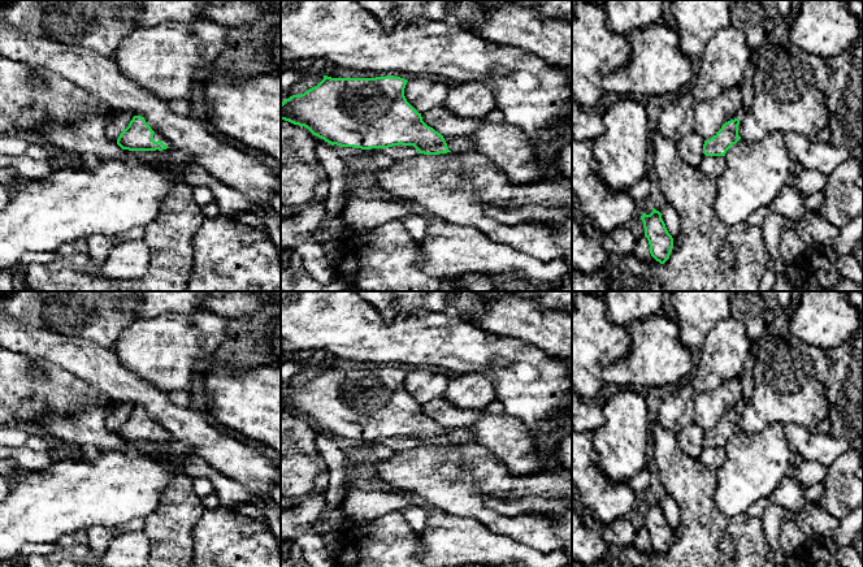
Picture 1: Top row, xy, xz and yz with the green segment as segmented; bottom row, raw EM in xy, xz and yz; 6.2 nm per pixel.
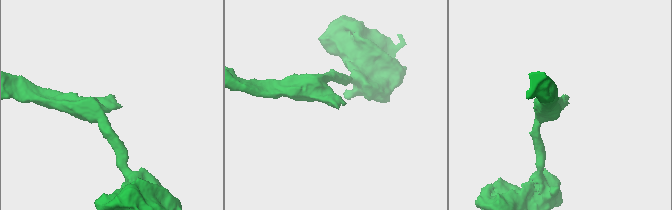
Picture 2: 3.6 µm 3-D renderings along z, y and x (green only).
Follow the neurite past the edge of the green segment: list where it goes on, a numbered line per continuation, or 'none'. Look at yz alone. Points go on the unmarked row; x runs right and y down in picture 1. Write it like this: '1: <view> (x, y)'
none

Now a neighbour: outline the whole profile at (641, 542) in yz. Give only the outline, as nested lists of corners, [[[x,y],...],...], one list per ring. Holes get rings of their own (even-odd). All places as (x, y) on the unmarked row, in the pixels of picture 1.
[[[645,527],[638,528],[634,536],[634,541],[632,544],[639,553],[650,553],[650,536]]]

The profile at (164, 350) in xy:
[[[213,311],[166,312],[135,320],[120,333],[113,350],[127,369],[161,391],[187,391],[196,363],[218,350],[226,338],[226,325],[226,319]]]

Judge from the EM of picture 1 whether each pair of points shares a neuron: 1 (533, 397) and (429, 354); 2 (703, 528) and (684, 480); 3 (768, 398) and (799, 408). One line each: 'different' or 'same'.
1: same
2: same
3: same

